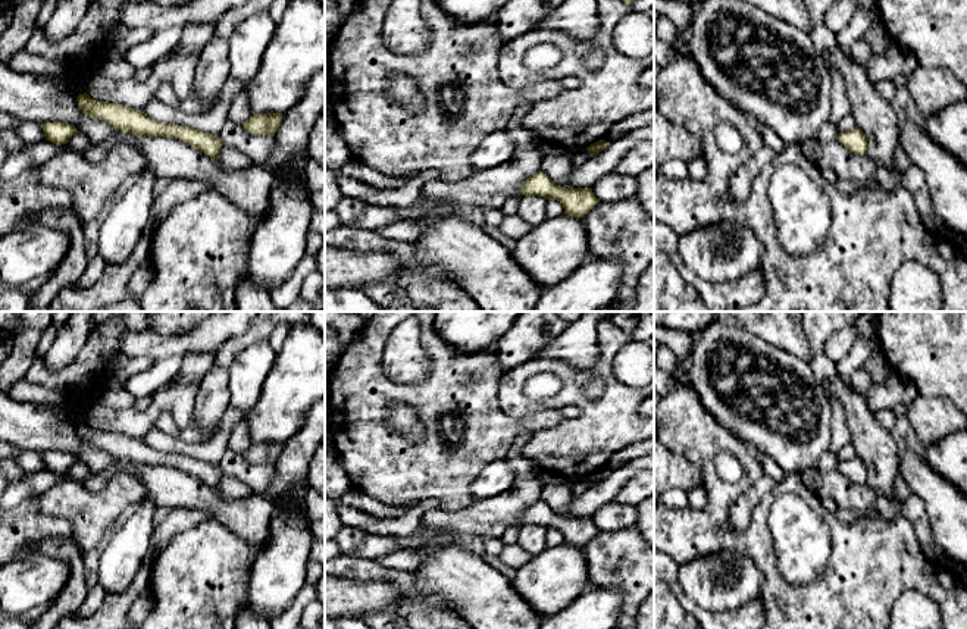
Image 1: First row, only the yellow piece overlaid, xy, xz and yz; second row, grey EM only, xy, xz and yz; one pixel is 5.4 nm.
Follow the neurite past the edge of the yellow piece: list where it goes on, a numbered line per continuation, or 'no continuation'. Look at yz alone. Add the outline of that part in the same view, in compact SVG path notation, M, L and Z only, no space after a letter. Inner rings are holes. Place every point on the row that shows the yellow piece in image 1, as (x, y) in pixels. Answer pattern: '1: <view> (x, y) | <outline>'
no continuation

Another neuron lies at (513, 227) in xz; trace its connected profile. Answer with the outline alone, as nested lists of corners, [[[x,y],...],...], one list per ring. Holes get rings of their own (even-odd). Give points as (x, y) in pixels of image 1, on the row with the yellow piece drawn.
[[[519,215],[504,216],[503,223],[500,225],[500,231],[516,241],[529,234],[532,228],[533,226],[523,220]]]

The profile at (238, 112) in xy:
[[[242,90],[235,100],[232,101],[229,112],[228,112],[228,121],[229,122],[238,122],[242,123],[250,118],[250,100],[245,90]]]

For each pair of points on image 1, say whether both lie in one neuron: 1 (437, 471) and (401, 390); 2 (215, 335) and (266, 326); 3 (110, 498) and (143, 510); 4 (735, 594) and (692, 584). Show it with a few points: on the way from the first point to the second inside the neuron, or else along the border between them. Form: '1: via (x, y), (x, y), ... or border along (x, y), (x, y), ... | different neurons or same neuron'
1: via (437, 448), (432, 432), (432, 415), (423, 406) | same neuron
2: border along (250, 326), (227, 340), (218, 349) | different neurons
3: border along (146, 495), (134, 506) | different neurons
4: via (725, 594), (712, 595), (703, 587) | same neuron

